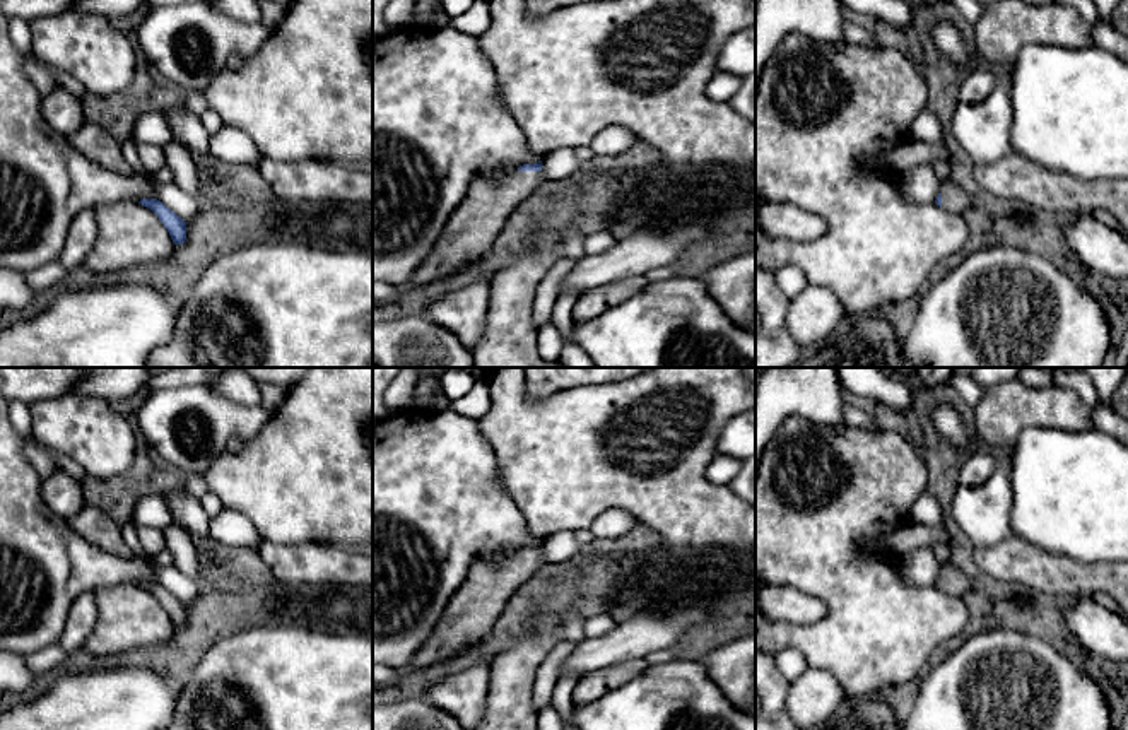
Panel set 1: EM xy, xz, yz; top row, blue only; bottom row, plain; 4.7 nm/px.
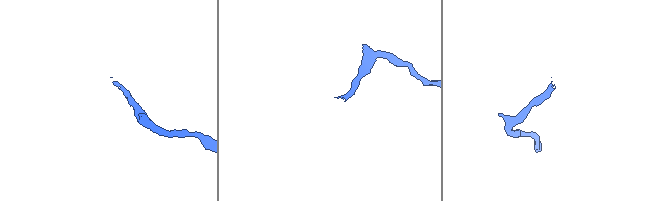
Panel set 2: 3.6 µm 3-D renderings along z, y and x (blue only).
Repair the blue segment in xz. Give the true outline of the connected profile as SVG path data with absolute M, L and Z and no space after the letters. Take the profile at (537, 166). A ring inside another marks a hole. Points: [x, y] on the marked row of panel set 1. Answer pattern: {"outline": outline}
{"outline": "M542 161L523 164L499 181L475 178L410 286L427 286L485 262L508 219L523 212L523 203L543 180Z"}

